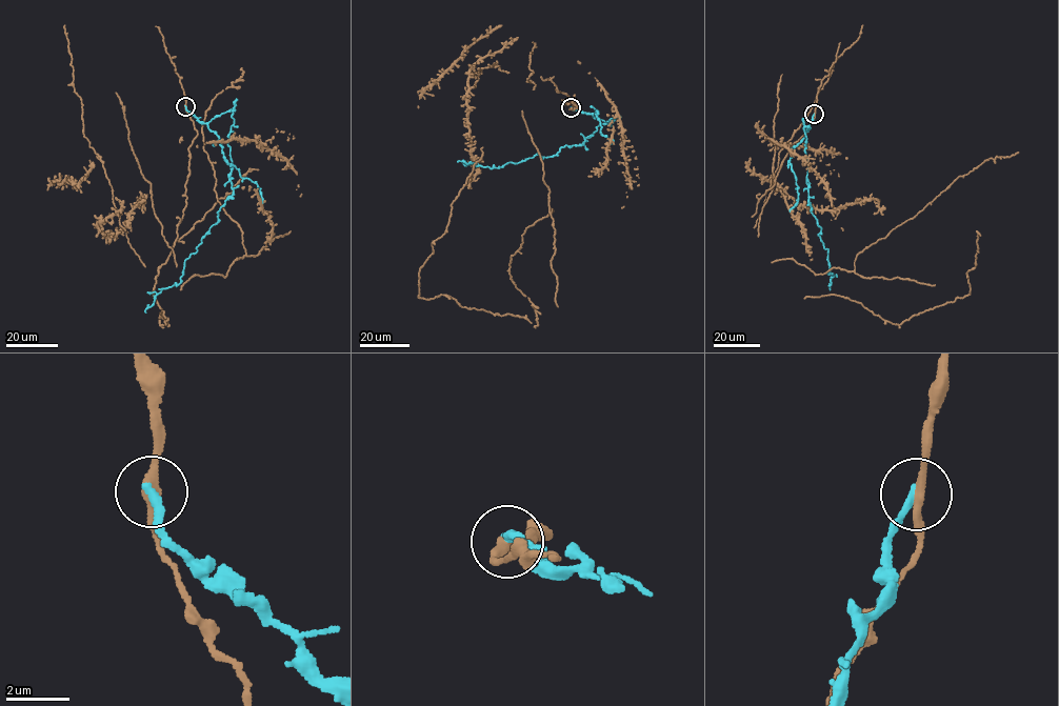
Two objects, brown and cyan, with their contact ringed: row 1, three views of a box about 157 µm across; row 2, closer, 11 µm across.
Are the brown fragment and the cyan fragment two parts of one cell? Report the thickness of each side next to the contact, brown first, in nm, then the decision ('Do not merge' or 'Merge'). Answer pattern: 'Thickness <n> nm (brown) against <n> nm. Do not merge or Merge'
Thickness 300 nm (brown) against 240 nm. Do not merge

